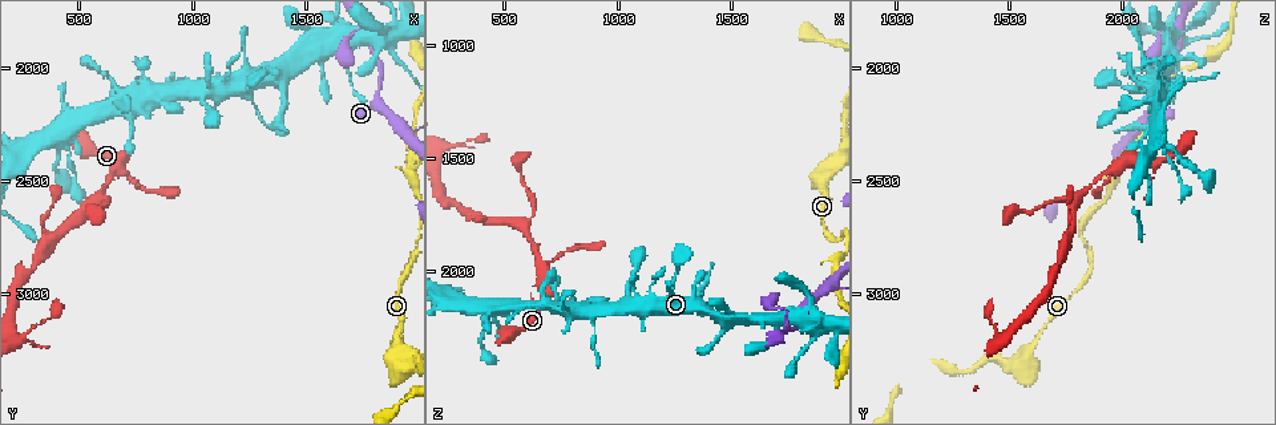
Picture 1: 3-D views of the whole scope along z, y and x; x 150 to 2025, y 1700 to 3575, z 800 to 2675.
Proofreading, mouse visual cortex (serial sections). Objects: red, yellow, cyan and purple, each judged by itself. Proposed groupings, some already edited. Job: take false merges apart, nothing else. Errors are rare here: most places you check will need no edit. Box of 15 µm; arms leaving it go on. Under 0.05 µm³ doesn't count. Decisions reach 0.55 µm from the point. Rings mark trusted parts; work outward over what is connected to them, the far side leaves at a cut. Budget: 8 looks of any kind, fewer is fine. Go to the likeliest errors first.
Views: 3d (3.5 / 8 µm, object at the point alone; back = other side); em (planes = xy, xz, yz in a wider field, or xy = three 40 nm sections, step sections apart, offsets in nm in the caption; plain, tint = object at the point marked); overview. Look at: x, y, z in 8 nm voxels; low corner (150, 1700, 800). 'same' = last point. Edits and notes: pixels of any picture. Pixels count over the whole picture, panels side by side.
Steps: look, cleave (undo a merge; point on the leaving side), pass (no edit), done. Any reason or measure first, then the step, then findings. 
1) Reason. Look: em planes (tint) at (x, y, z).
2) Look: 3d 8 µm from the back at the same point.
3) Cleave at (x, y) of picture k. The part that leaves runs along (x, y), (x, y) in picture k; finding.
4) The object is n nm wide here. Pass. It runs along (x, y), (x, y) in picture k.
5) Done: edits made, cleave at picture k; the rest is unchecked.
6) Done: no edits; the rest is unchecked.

Narrows sharply. Look: 3d 3.5 µm at (1750, 1820, 2260).

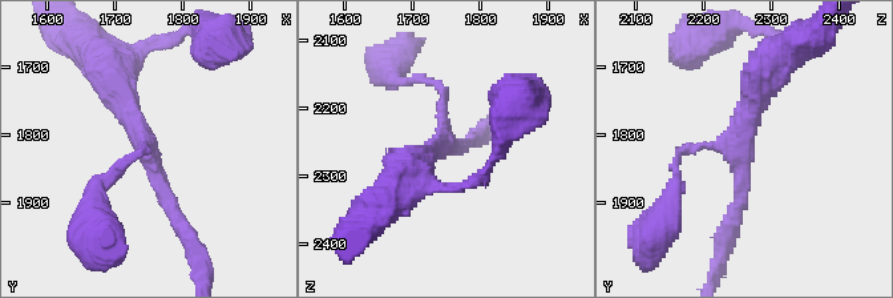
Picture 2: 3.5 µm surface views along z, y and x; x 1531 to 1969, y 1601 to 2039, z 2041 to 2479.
3 arms meet here; the arms are 100, 200, 250 nm wide. Look: em xy step 3 (tint) at (1750, 1830, 2250).

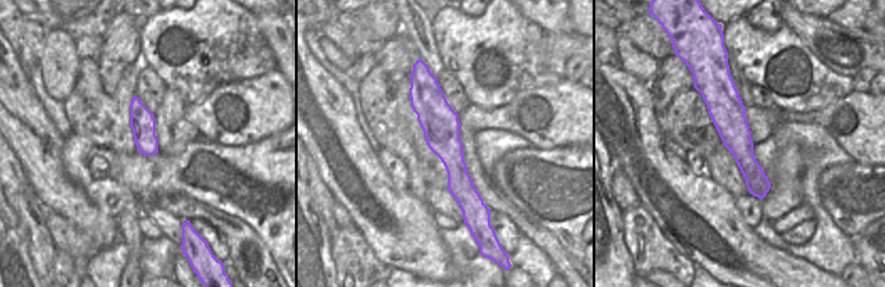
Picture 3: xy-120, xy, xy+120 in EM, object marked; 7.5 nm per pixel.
Pass. It runs along (425, 77), (465, 210) in picture 3; continuous, no second cell.

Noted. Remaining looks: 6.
Thick turns thin. Look: 3d 3.5 µm at (570, 2570, 1800).

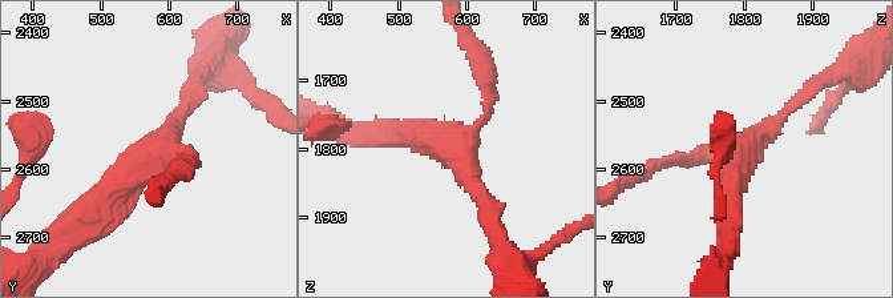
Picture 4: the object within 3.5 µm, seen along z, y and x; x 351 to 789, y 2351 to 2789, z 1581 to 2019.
3 arms meet here; the arms are 150, 150, 350 nm wide. Look: em xy step 5 (tint) at (580, 2570, 1800).

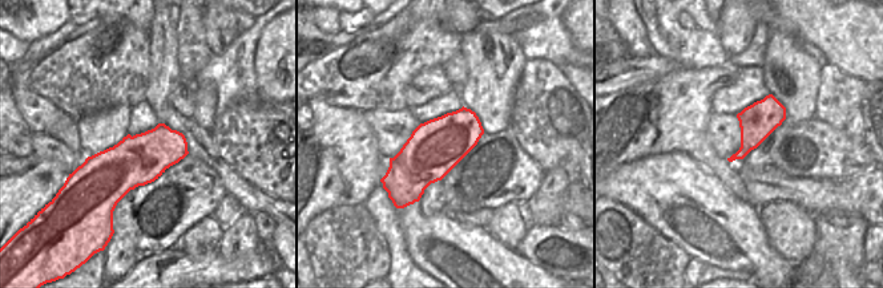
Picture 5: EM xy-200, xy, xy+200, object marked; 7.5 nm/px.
The object is 420 nm wide here. Pass. It runs along (192, 97), (166, 139), (89, 212) in picture 4; all the same cell.

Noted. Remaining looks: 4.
Branch point. Look: 3d 8 µm at (360, 2760, 1750).

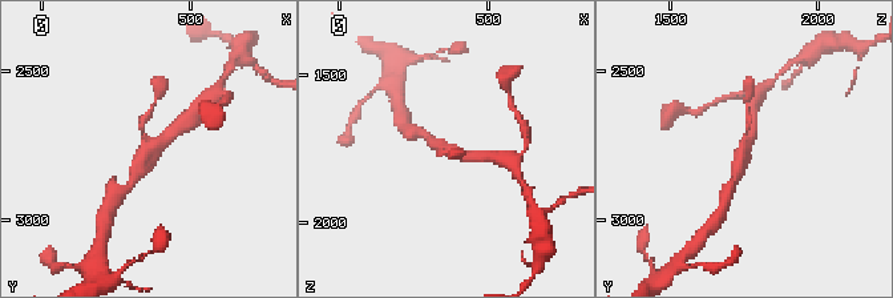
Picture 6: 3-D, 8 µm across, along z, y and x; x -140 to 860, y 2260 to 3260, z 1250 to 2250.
Zoom in. Look: 3d 3.5 µm from the back at (370, 2770, 1760).

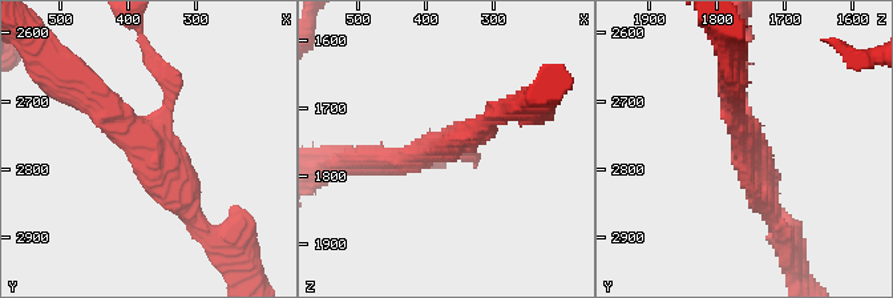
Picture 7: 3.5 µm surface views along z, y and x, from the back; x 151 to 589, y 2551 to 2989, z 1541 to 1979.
Now the EM. Look: em xy step 5 (tint) at (370, 2760, 1760).

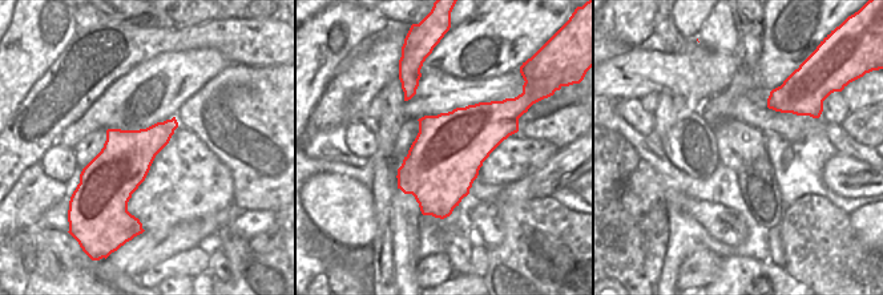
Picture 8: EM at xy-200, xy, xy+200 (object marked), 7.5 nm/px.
3 arms meet here. Pass. It runs along (80, 84), (169, 161), (190, 214) in picture 7; all the same cell.

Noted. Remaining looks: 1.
Done: no edits; the rest is unchecked.

